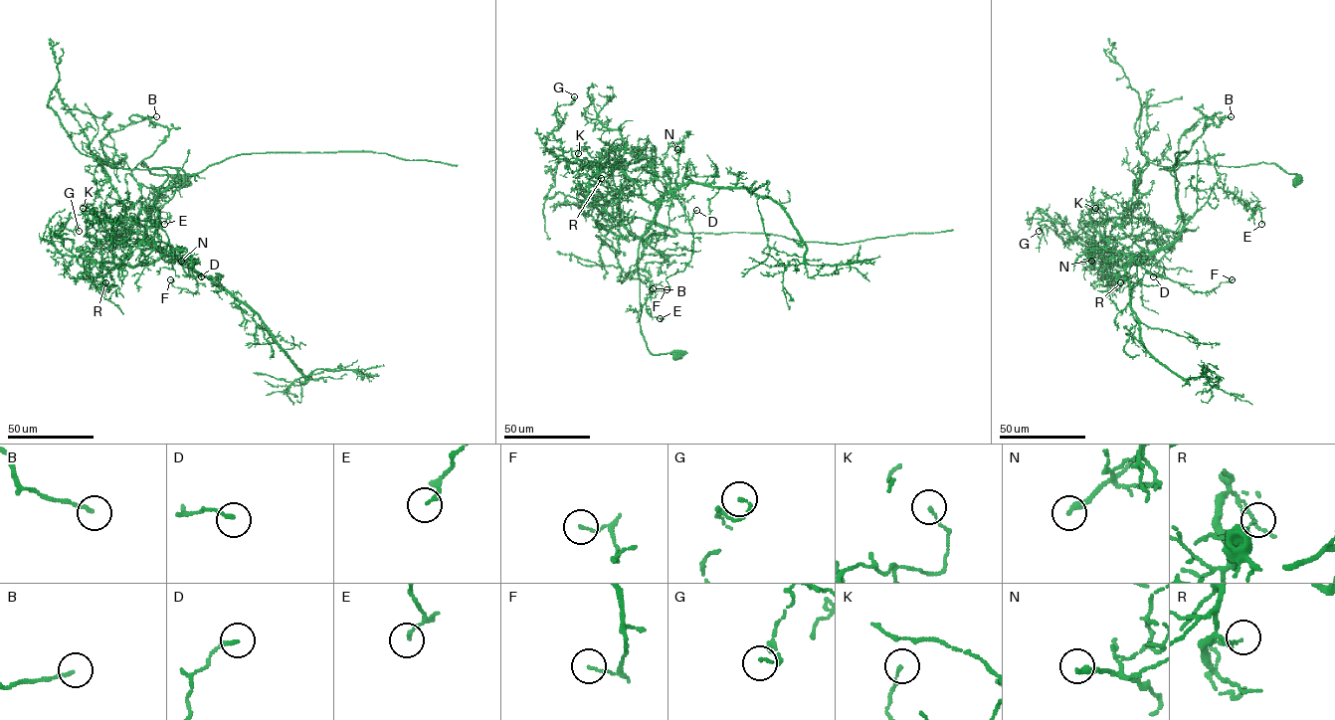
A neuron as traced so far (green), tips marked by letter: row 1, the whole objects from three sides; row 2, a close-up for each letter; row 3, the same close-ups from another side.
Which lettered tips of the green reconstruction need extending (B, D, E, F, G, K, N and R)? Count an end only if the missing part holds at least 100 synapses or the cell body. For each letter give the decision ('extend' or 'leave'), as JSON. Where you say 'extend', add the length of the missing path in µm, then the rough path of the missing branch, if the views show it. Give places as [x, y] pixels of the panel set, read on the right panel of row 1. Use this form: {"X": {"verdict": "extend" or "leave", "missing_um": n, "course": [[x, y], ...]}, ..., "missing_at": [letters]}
{"B": {"verdict": "leave"}, "D": {"verdict": "leave"}, "E": {"verdict": "leave"}, "F": {"verdict": "leave"}, "G": {"verdict": "leave"}, "K": {"verdict": "leave"}, "N": {"verdict": "leave"}, "R": {"verdict": "leave"}, "missing_at": []}

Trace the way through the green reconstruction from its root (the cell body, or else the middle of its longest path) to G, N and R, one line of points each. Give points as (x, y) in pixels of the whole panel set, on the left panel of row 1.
G: (182, 178), (141, 163), (169, 175), (149, 265), (63, 255), (50, 230), (79, 231)
N: (182, 178), (152, 173), (141, 163), (169, 175), (149, 215), (147, 235), (163, 256), (185, 249), (181, 261)
R: (182, 178), (152, 173), (141, 163), (169, 175), (146, 226), (160, 257), (149, 265), (115, 265), (105, 282)

